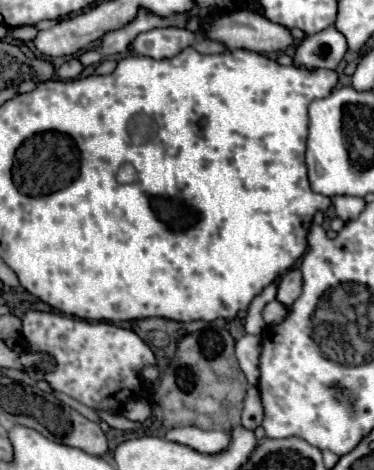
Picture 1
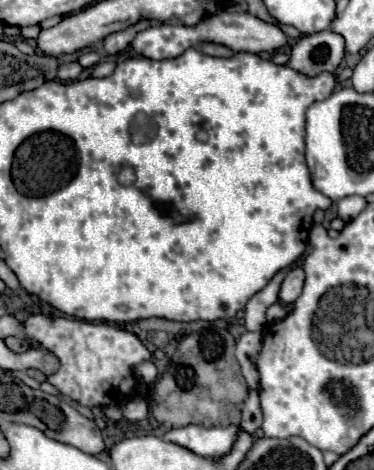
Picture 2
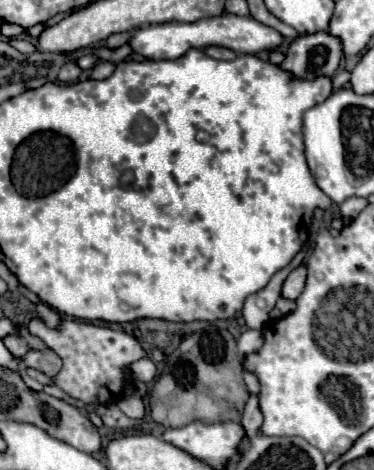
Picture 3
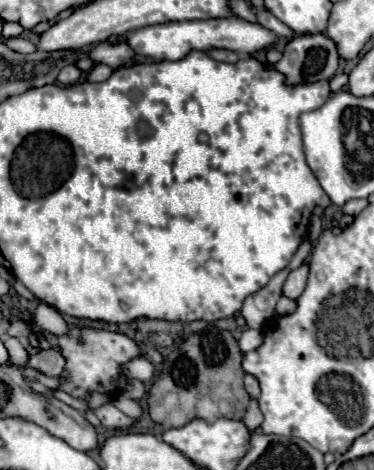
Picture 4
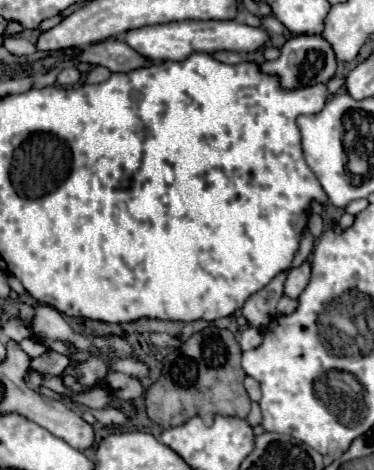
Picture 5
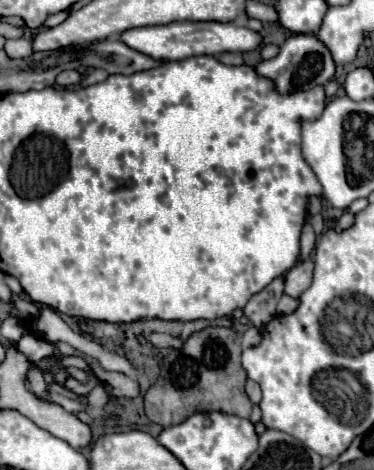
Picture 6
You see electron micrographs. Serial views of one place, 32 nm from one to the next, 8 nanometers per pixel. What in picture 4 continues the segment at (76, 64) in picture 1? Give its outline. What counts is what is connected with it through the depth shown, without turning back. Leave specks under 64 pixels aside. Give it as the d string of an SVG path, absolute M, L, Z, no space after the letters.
M64 66L62 70L60 70L60 74L58 74L58 82L60 84L64 84L64 86L70 86L70 84L76 84L78 82L78 78L80 78L80 70L76 68L76 66Z

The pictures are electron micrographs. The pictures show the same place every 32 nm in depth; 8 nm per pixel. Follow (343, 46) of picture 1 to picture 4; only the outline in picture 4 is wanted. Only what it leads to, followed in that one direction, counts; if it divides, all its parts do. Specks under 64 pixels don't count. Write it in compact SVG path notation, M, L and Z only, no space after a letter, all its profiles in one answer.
M304 34L288 42L284 56L274 68L286 76L288 84L330 80L338 68L336 42L322 34Z

